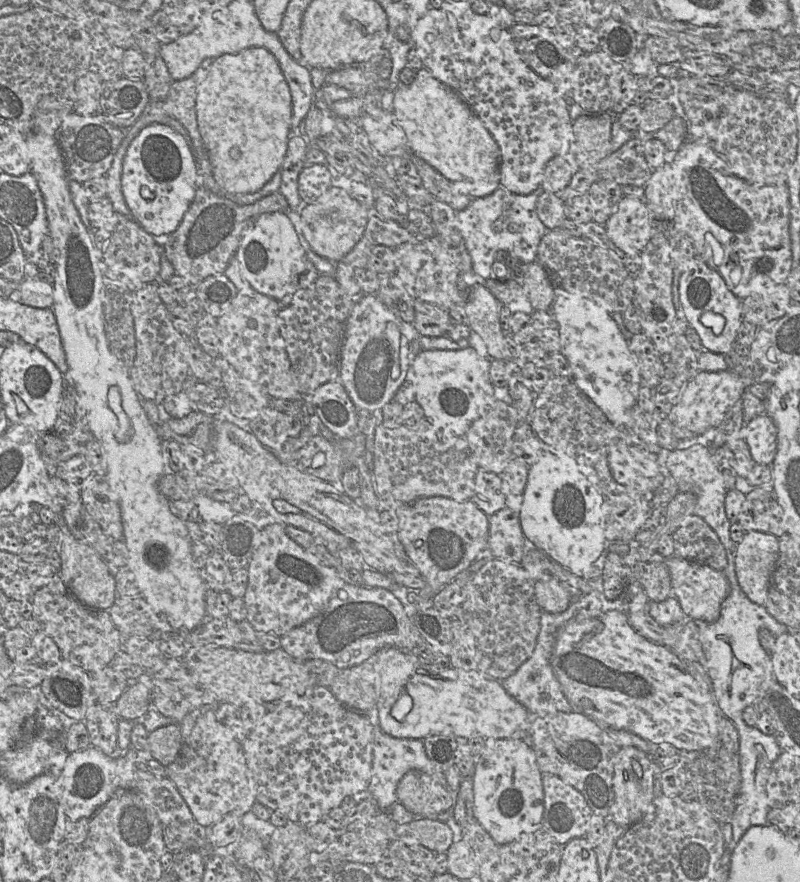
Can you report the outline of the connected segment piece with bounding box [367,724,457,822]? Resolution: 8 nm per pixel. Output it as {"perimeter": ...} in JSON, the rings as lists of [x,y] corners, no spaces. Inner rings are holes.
{"perimeter":[[[379,724],[373,726],[372,769],[367,794],[375,799],[380,810],[388,811],[388,809],[398,801],[396,793],[398,783],[405,774],[412,770],[417,770],[429,775],[452,793],[453,806],[437,816],[438,820],[447,822],[447,819],[454,815],[457,792],[453,791],[448,785],[445,772],[441,771],[440,768],[427,757],[423,740],[395,738],[384,733],[379,727]]]}

